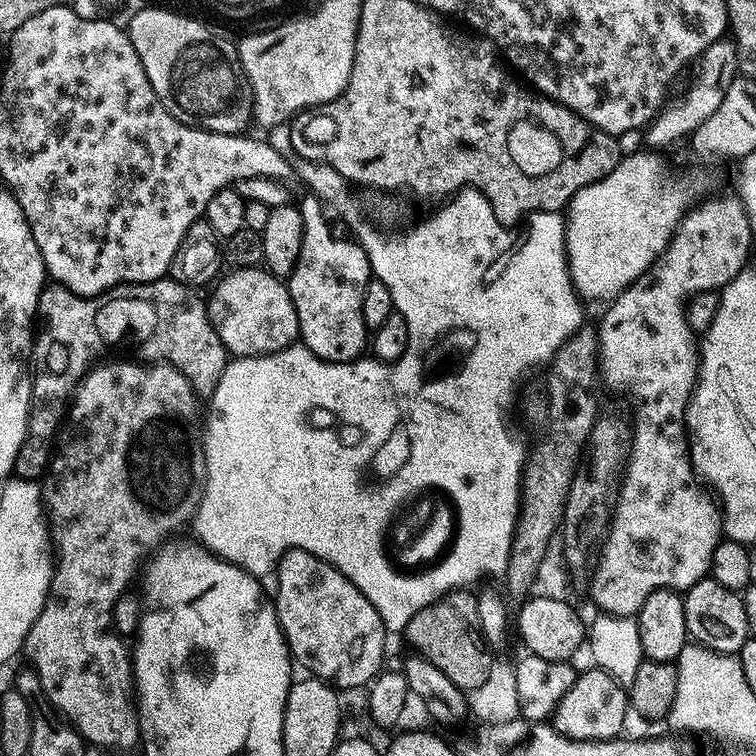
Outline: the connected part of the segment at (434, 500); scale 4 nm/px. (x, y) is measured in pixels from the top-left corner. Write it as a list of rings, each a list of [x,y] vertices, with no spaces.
[[[433,483],[416,487],[408,496],[396,499],[386,515],[385,529],[381,531],[382,546],[397,565],[405,564],[400,565],[405,569],[416,570],[425,562],[445,560],[459,545],[462,510],[448,488]]]

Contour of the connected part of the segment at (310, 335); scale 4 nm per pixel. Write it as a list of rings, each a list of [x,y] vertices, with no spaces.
[[[312,196],[299,201],[304,219],[302,250],[286,283],[298,314],[304,347],[332,364],[350,364],[361,359],[370,344],[370,330],[362,316],[362,300],[372,276],[372,265],[359,243],[339,240],[328,229],[320,204],[321,201]]]

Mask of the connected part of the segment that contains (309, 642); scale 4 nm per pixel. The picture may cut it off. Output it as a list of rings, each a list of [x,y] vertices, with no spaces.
[[[292,548],[274,569],[276,576],[276,617],[288,641],[288,651],[295,663],[309,668],[313,677],[331,682],[337,689],[363,688],[376,680],[384,660],[384,619],[374,606],[332,564],[301,548]]]

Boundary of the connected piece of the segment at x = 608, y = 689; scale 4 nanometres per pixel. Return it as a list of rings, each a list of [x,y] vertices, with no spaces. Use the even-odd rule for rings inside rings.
[[[595,666],[589,672],[581,671],[572,689],[566,694],[554,713],[554,726],[571,740],[615,740],[624,728],[624,719],[630,716],[630,701],[625,685],[619,684],[608,672]]]

